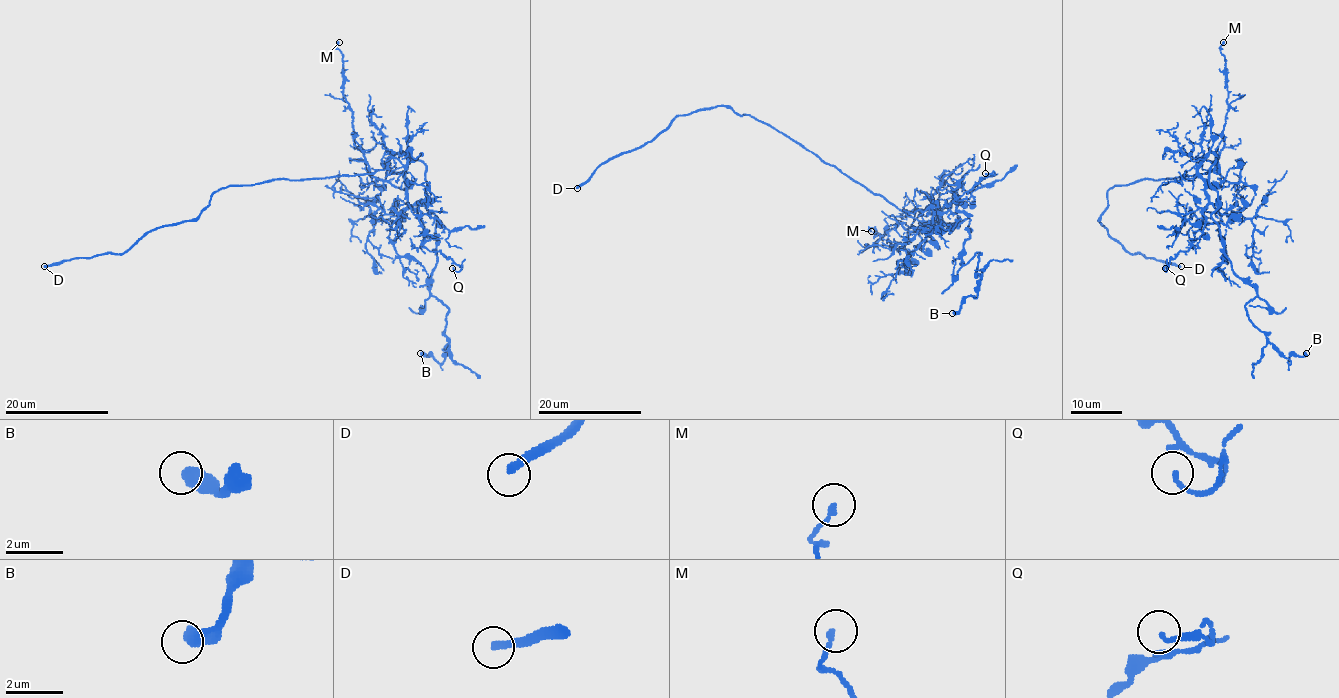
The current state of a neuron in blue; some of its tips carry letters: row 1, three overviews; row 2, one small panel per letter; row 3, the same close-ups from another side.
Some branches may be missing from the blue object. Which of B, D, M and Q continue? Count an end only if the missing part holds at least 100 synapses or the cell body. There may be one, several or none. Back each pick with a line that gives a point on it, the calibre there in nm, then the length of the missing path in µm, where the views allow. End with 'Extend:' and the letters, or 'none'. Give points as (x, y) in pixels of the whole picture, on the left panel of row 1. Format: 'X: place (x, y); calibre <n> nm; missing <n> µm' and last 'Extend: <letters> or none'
D: place (44, 266); calibre 240 nm; missing 6 µm
Extend: D

